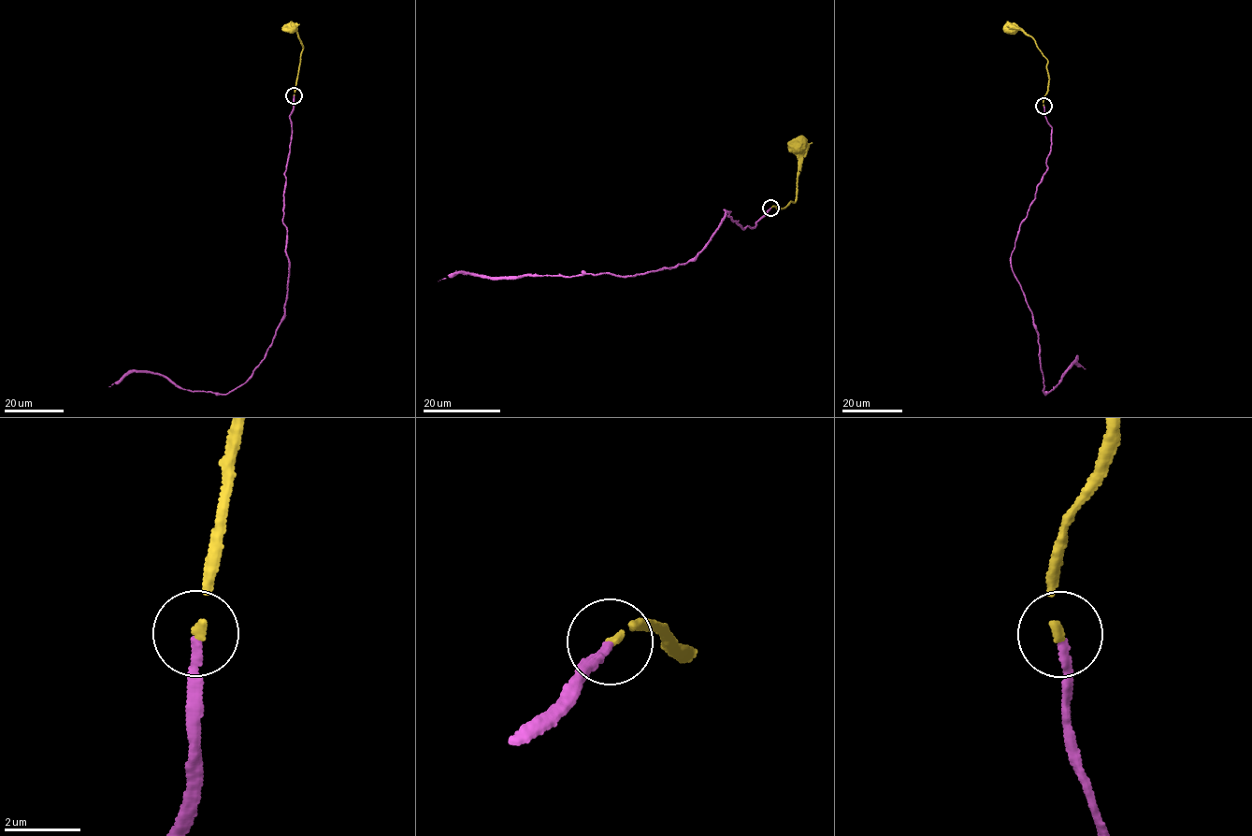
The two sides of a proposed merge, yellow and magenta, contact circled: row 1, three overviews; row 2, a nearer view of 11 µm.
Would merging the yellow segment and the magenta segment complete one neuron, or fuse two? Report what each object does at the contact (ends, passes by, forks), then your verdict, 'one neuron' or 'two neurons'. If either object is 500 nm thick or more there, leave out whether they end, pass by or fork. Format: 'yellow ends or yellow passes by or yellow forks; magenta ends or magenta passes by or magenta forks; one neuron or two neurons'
yellow ends; magenta ends; one neuron

